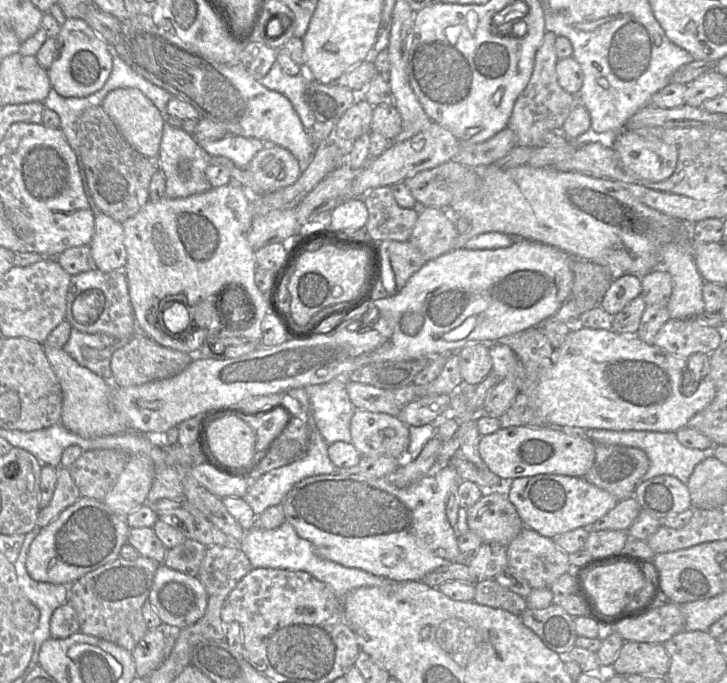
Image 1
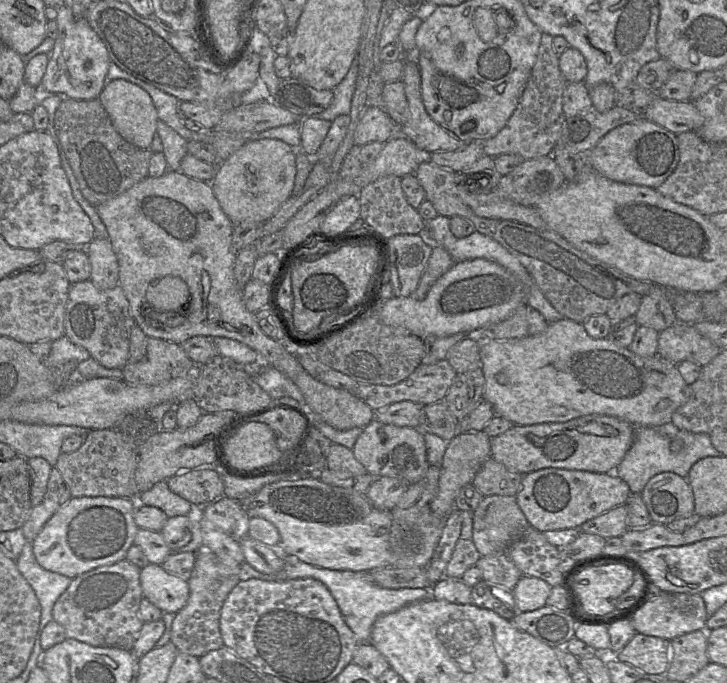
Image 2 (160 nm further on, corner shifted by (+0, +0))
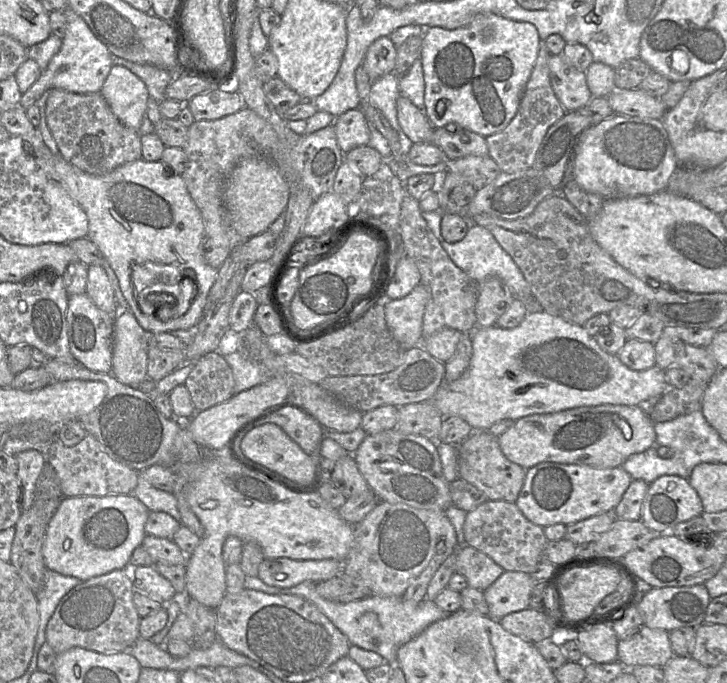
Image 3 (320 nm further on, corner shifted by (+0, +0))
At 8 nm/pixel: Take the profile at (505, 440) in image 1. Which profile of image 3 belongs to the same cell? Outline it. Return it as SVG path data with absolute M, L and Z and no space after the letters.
M601 404L522 417L498 436L498 443L508 460L525 469L543 462L614 468L621 466L631 455L644 452L653 446L656 443L656 433L646 406Z

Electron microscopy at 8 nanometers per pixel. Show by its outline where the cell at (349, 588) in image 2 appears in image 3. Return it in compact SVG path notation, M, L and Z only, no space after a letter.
M246 576L244 587L267 594L297 595L315 604L318 609L348 638L351 645L356 645L365 650L373 651L381 655L386 662L396 664L398 649L419 635L432 623L447 618L451 613L438 607L433 600L424 599L421 602L404 601L402 597L368 596L359 600L346 603L337 603L321 597L315 590L315 583L304 581L290 588L269 586L257 577Z

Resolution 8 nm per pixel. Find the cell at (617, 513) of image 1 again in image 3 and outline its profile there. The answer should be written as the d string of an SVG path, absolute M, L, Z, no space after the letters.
M605 512L567 525L565 539L574 544L596 542L599 537L608 531L615 521L613 512Z

